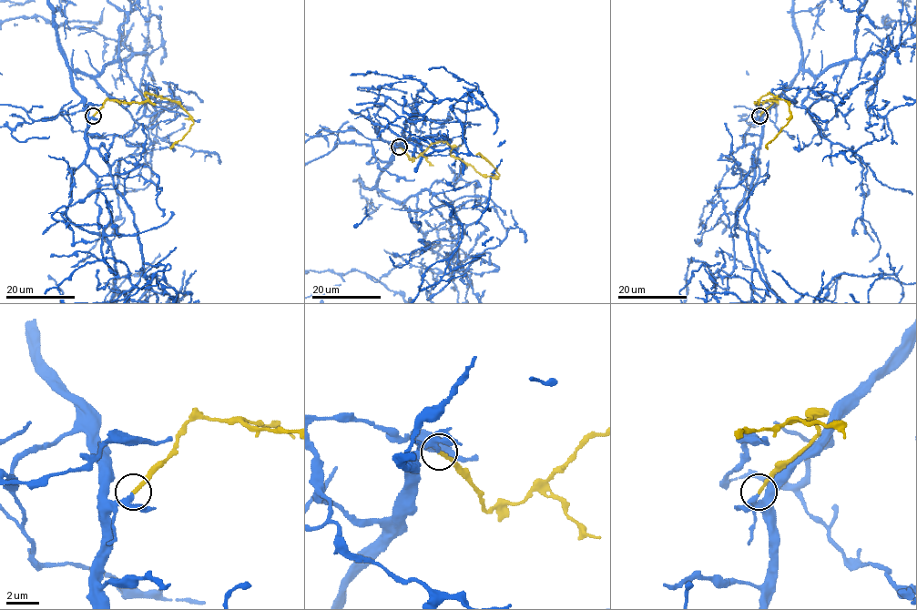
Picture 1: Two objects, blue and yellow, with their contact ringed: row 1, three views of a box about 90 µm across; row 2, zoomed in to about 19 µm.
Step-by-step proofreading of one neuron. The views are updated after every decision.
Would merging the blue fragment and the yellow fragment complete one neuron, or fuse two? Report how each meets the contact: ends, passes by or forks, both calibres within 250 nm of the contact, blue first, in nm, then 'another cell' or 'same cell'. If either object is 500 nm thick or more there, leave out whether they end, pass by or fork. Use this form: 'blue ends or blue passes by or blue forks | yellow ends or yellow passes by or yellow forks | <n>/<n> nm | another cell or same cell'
blue passes by | yellow ends | 200/200 nm | another cell

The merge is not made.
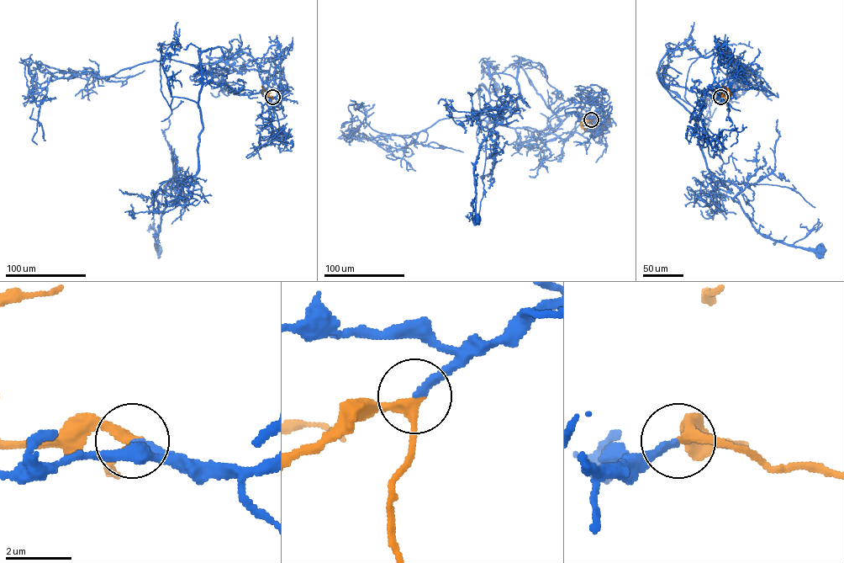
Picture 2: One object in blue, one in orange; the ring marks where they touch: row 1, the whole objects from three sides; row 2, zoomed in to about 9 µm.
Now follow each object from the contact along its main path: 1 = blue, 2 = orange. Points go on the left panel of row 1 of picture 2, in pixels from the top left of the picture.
1: (272, 97), (248, 54), (201, 54), (197, 172), (172, 184), (179, 199), (162, 213), (159, 251)
2: (272, 97), (265, 95), (262, 89), (267, 96)

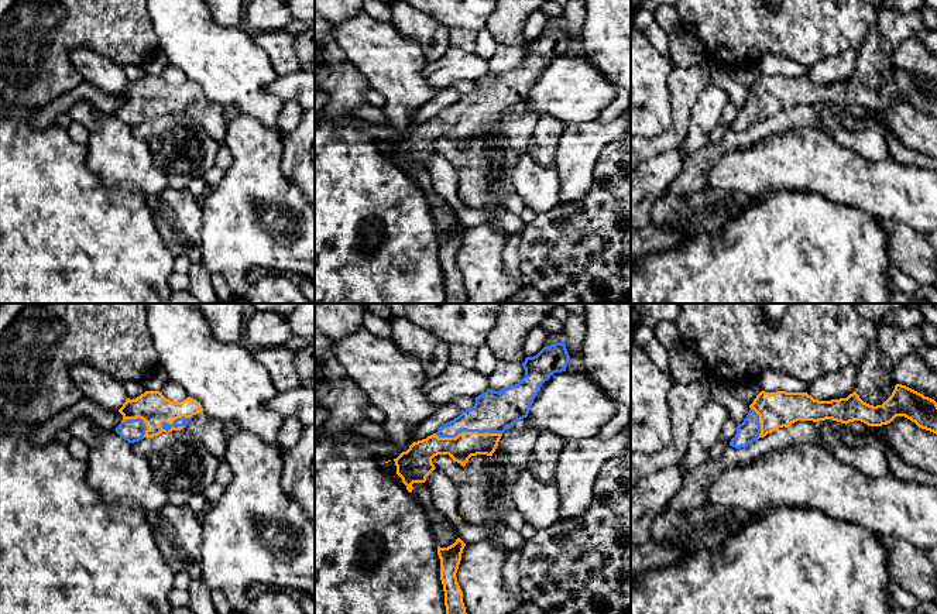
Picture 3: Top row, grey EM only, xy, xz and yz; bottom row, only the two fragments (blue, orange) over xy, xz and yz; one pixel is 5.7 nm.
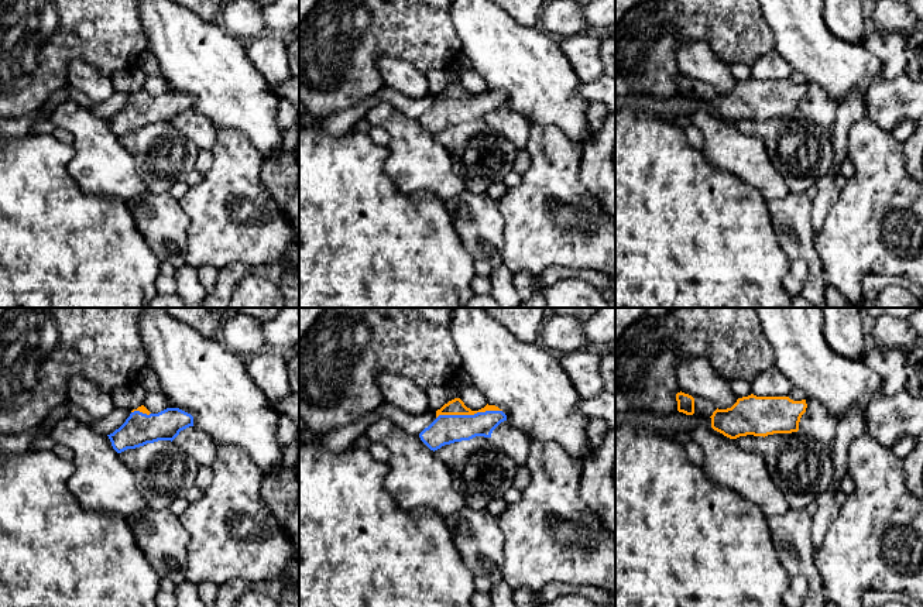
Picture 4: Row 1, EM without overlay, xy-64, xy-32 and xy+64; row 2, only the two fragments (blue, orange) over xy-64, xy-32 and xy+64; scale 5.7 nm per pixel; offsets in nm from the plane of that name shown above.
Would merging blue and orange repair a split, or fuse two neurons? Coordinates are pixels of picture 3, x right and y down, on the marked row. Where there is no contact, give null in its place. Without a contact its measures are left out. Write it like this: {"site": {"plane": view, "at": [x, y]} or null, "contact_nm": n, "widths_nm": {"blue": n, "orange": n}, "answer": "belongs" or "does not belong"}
{"site": {"plane": "xz", "at": [467, 431]}, "contact_nm": 380, "widths_nm": {"blue": 240, "orange": 150}, "answer": "belongs"}

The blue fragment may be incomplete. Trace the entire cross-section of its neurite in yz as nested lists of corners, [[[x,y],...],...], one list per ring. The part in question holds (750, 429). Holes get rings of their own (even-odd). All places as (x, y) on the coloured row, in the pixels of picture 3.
[[[896,384],[892,395],[876,407],[864,402],[855,391],[847,398],[831,401],[814,399],[807,392],[761,391],[749,408],[730,442],[735,449],[746,447],[754,440],[779,428],[789,428],[797,421],[833,419],[845,425],[861,421],[868,426],[882,426],[896,416],[905,416],[937,435],[937,402],[902,384]]]

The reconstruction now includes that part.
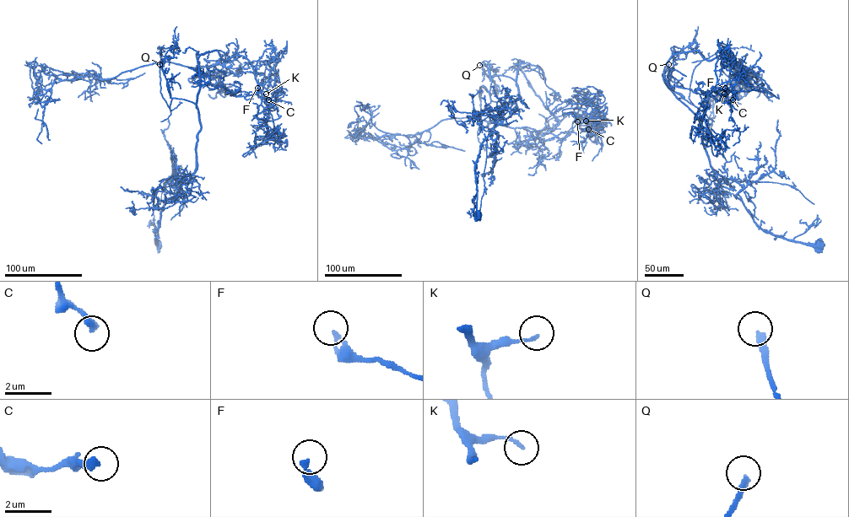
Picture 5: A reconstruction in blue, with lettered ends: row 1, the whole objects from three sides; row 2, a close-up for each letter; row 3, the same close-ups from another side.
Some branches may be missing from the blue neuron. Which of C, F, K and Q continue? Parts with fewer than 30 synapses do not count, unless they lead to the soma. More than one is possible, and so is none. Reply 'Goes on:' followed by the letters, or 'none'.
Goes on: Q

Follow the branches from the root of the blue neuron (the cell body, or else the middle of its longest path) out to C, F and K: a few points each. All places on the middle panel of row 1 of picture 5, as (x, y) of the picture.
C: (478, 215), (476, 160), (520, 99), (519, 60), (546, 108), (589, 114), (588, 129)
F: (478, 215), (476, 160), (520, 99), (519, 60), (554, 115), (592, 117), (577, 121)
K: (478, 215), (476, 160), (520, 99), (519, 60), (546, 108), (592, 117), (586, 121)

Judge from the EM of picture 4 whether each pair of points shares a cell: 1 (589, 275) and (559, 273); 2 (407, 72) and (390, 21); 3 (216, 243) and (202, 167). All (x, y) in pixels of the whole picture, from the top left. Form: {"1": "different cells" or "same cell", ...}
{"1": "same cell", "2": "different cells", "3": "different cells"}

